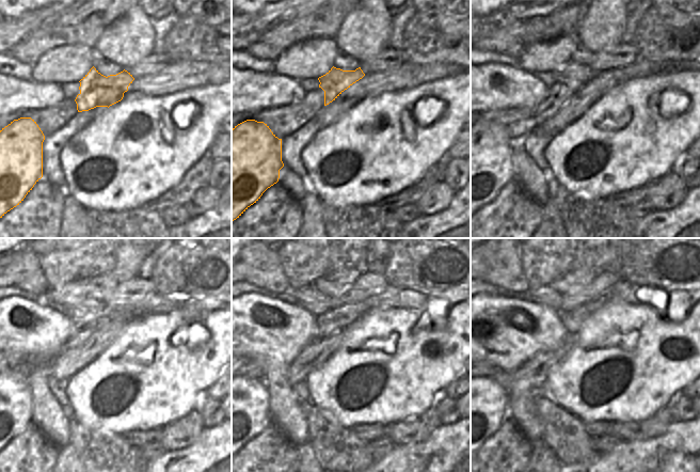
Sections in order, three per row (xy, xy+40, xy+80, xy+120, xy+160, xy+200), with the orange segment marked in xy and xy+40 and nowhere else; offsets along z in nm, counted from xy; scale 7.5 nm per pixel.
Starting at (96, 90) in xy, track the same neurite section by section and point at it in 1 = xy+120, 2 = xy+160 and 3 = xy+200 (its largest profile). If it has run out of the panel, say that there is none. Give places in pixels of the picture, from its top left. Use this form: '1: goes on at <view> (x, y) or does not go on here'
1: goes on at xy+120 (89, 309)
2: goes on at xy+160 (317, 310)
3: goes on at xy+200 (557, 307)

